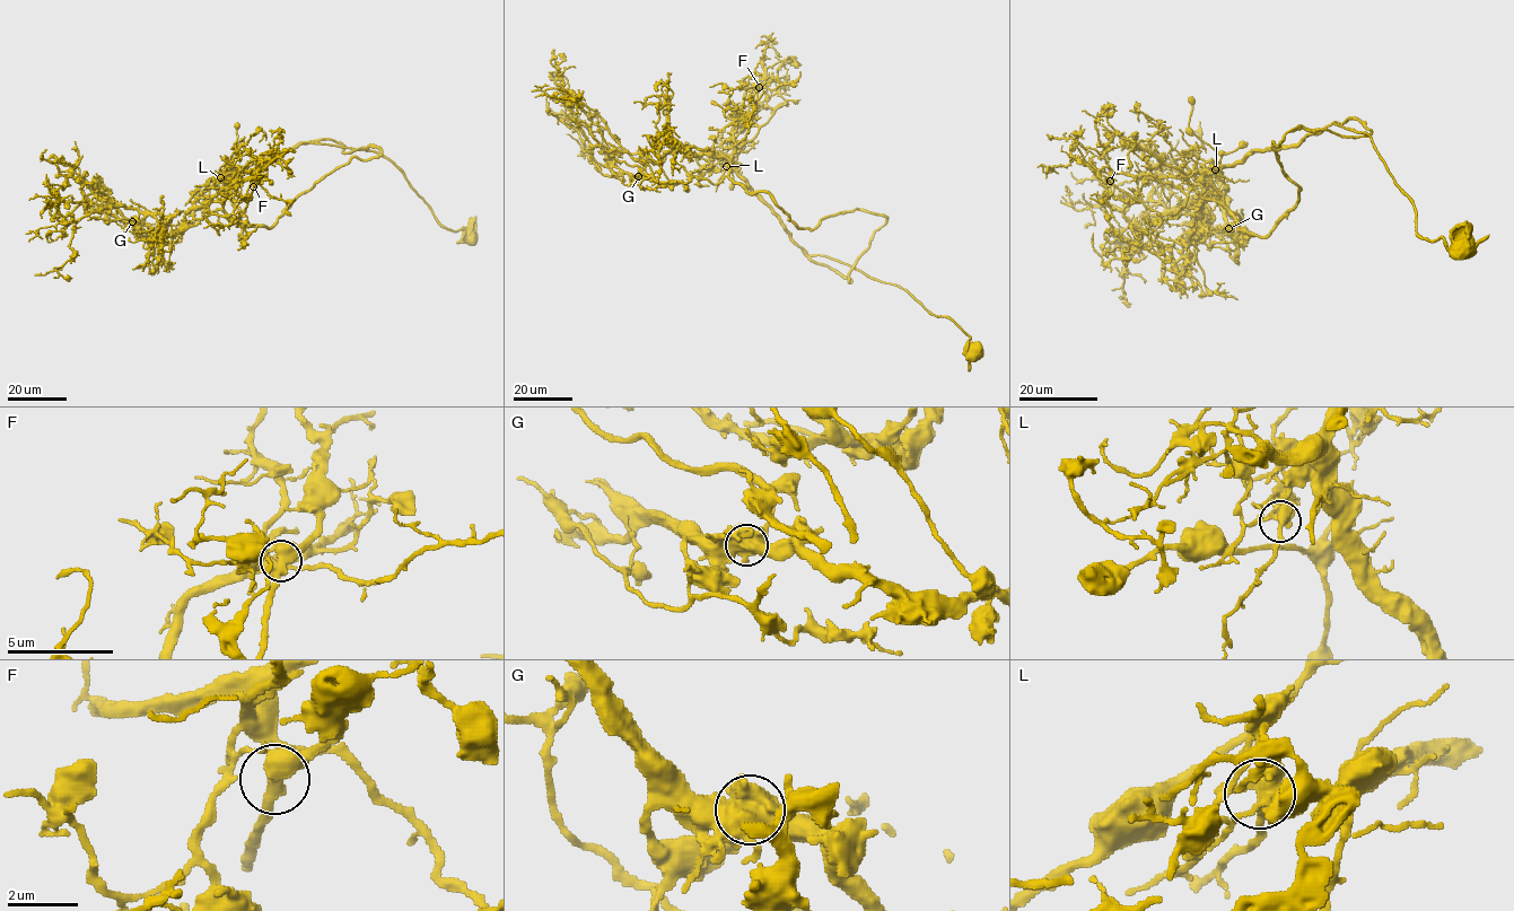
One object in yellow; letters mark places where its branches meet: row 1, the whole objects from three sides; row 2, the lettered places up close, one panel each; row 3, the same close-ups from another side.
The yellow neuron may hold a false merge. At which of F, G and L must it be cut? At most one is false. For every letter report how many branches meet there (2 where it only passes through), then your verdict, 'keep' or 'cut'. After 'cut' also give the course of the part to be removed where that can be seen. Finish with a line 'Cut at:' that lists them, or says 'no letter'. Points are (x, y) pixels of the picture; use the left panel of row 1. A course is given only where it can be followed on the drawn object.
F: 4 branches meet; keep
G: 5 branches meet; cut; foreign part runs (132, 221), (97, 193), (87, 195), (64, 219), (57, 204), (44, 207), (49, 200)
L: 5 branches meet; keep
Cut at: G

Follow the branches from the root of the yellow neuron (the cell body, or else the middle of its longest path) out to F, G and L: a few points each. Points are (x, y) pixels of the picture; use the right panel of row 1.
F: (1468, 248), (1420, 236), (1371, 138), (1335, 122), (1209, 171), (1110, 181)
G: (1468, 248), (1420, 236), (1371, 138), (1335, 122), (1209, 175), (1239, 217), (1236, 261), (1218, 231), (1230, 228)
L: (1468, 248), (1456, 255), (1443, 238), (1420, 236), (1415, 203), (1371, 138), (1335, 122), (1215, 169)

